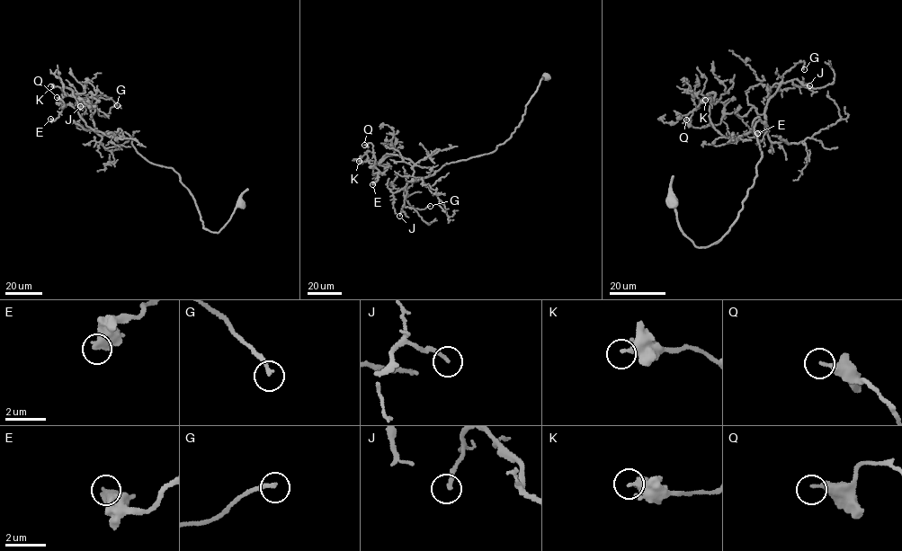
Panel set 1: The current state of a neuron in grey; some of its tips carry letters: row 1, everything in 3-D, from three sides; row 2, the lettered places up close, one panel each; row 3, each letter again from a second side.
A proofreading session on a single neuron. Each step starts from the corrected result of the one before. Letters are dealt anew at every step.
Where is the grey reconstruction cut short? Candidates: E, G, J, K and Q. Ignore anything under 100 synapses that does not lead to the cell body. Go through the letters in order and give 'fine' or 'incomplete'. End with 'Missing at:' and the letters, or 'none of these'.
E: fine
G: fine
J: fine
K: fine
Q: fine
Missing at: none of these

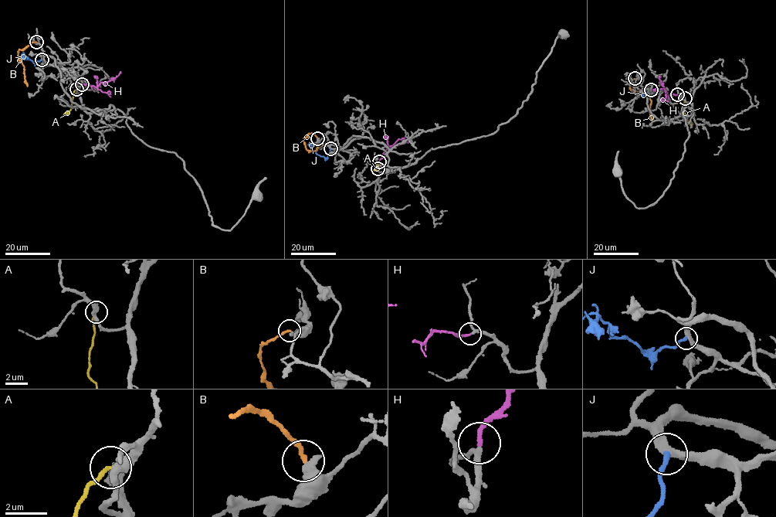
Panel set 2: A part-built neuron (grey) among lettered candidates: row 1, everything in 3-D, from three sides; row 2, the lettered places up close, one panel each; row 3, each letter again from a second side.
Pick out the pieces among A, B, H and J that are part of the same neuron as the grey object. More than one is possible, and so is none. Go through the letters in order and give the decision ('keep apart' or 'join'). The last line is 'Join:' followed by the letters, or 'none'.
A: keep apart
B: keep apart
H: join
J: keep apart
Join: H

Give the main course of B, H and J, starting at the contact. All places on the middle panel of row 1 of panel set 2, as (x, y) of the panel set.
B: (317, 138), (313, 134), (309, 134), (303, 138), (306, 149), (315, 151), (320, 145), (325, 145)
H: (380, 161), (391, 146), (408, 139)
J: (330, 148), (329, 155), (325, 158), (312, 148), (313, 144)

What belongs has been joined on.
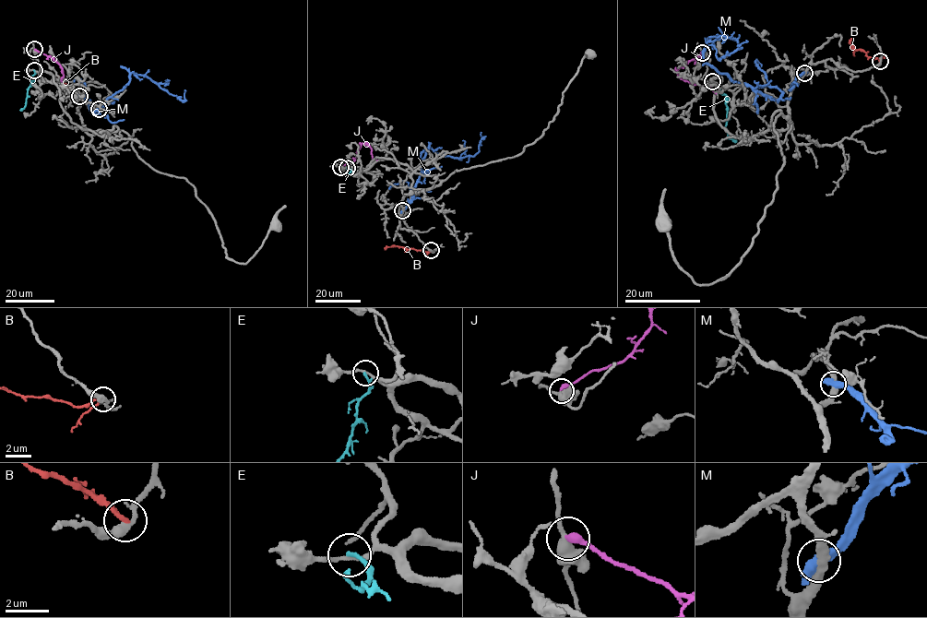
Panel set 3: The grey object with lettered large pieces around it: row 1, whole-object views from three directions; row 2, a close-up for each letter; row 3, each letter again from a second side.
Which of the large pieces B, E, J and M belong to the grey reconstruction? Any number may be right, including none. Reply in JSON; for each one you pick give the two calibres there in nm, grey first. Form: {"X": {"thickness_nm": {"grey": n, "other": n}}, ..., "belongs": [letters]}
{"belongs": []}

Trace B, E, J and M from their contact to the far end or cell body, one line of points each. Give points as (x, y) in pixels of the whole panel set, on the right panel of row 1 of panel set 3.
B: (880, 61), (866, 56), (862, 50), (855, 50), (850, 42), (852, 37)
E: (711, 81), (726, 97), (725, 126), (730, 138), (735, 142)
J: (702, 53), (678, 70), (677, 76), (690, 82), (707, 86), (716, 94)
M: (803, 73), (770, 99), (706, 64), (707, 42), (734, 38), (742, 47), (721, 57), (706, 46)

